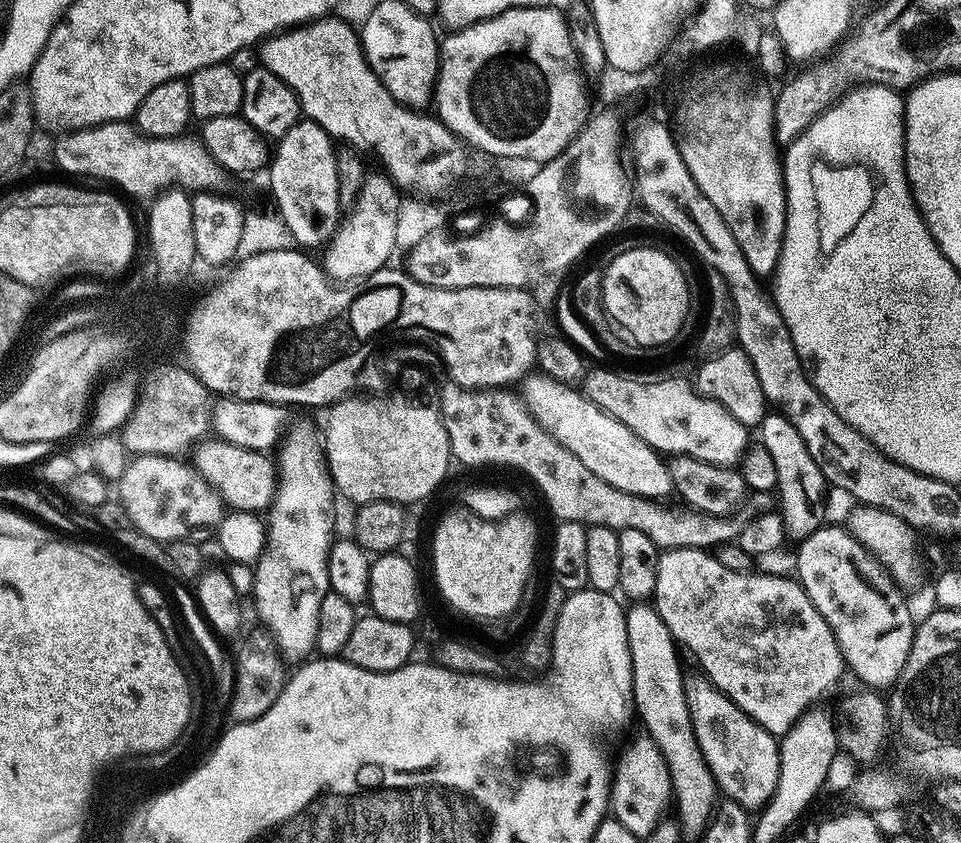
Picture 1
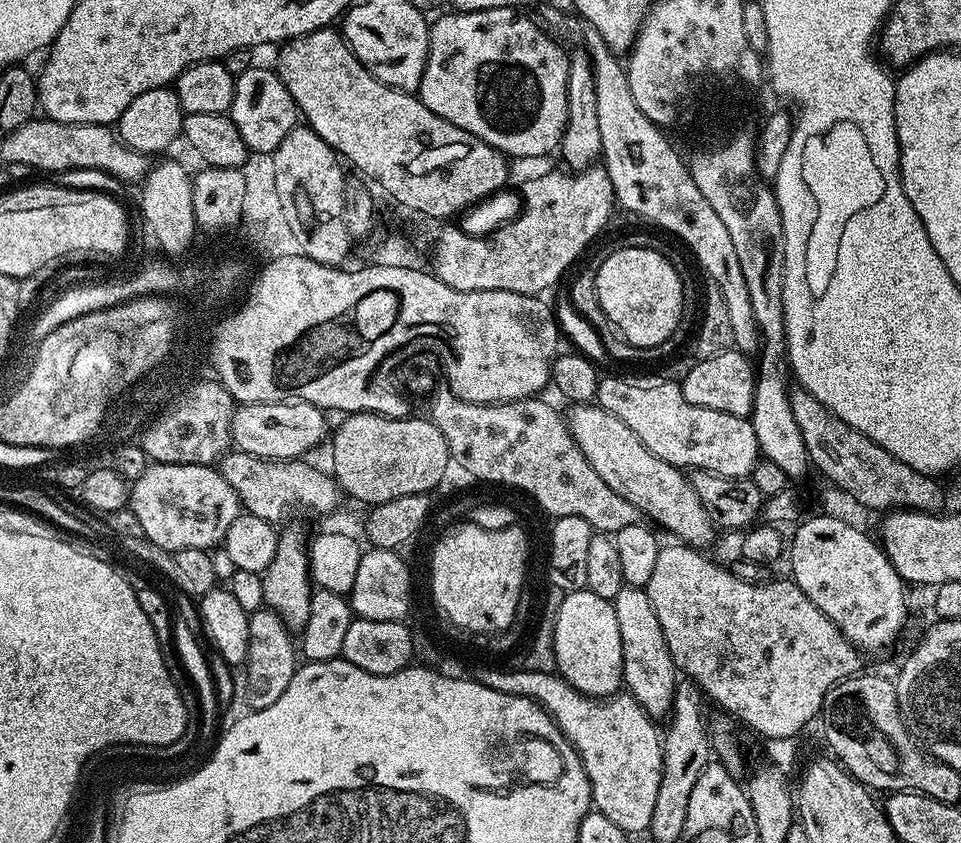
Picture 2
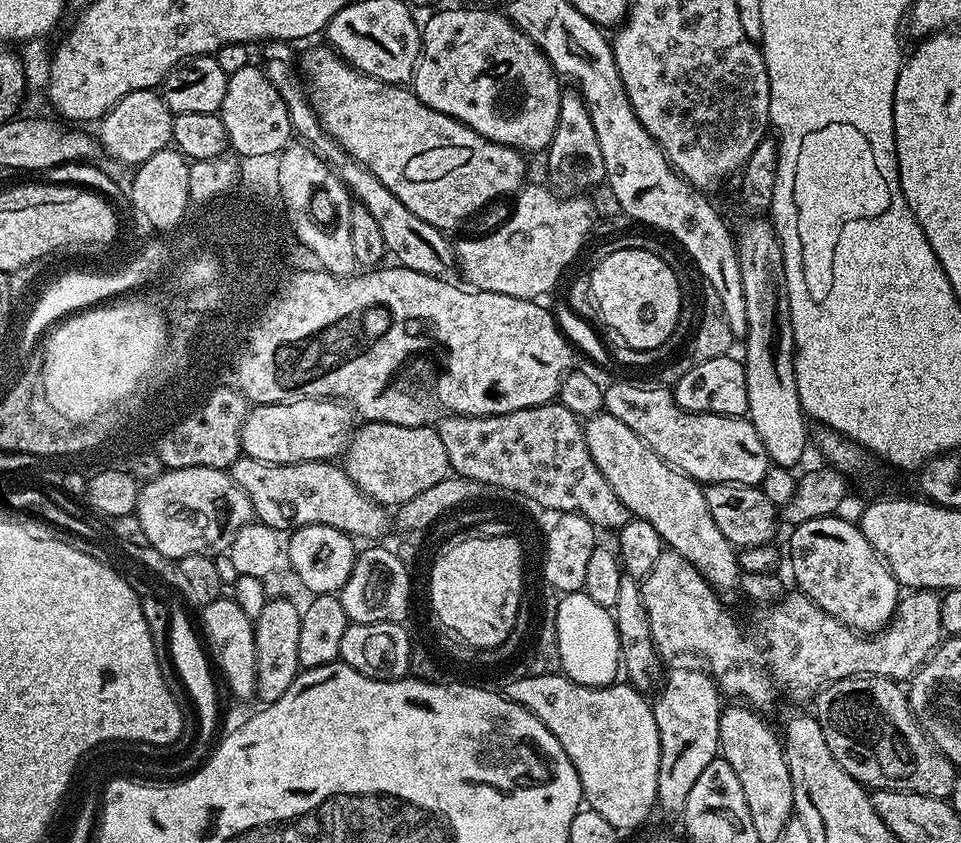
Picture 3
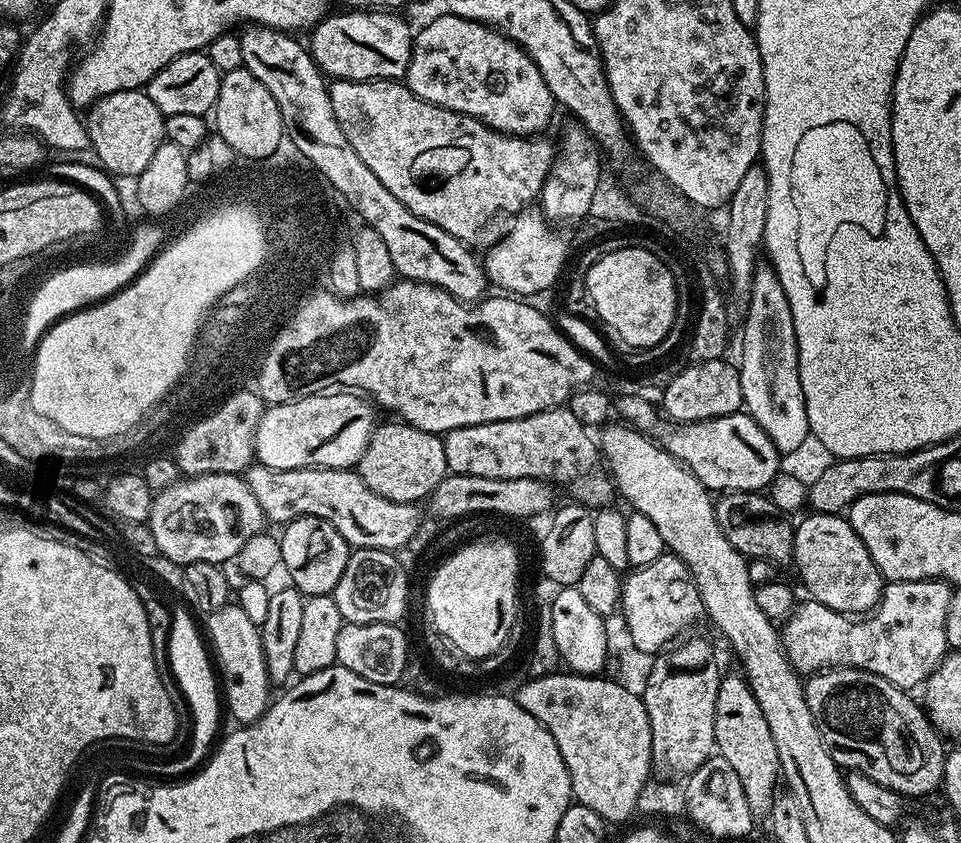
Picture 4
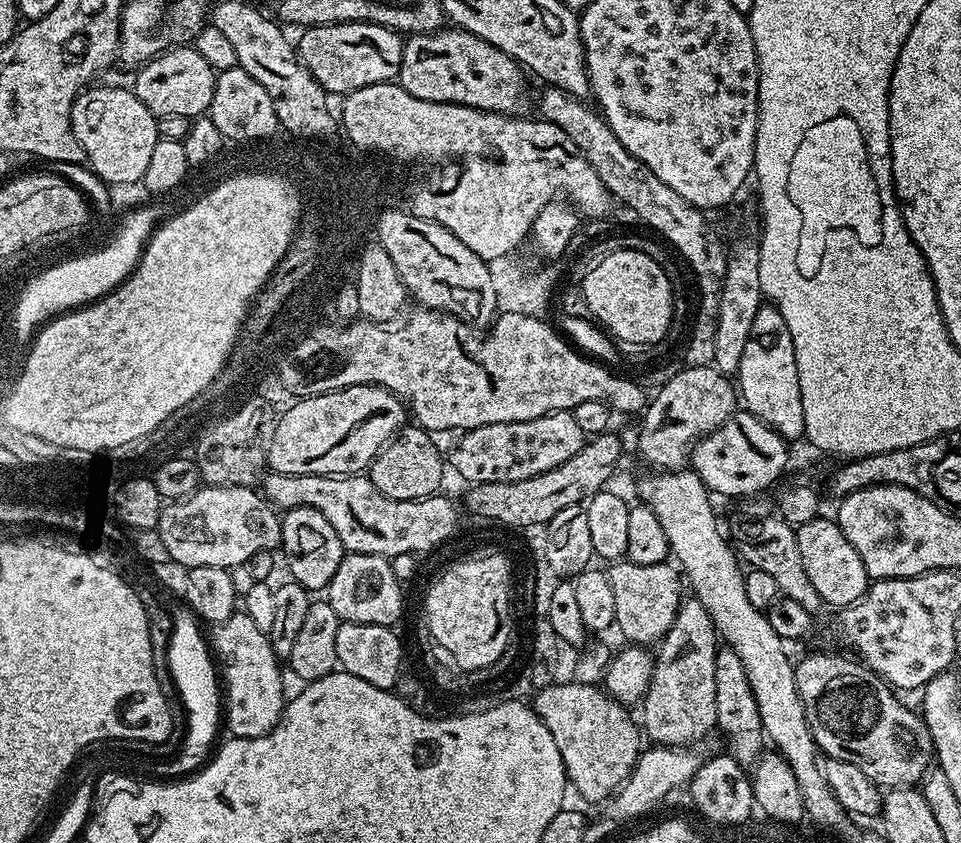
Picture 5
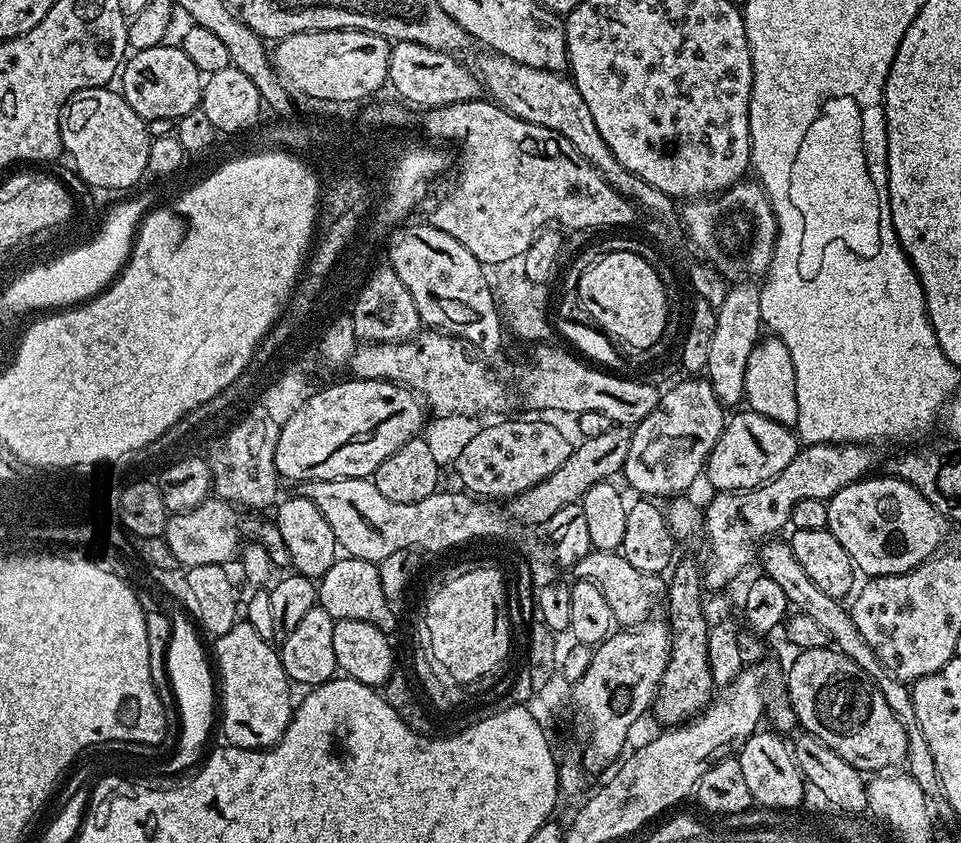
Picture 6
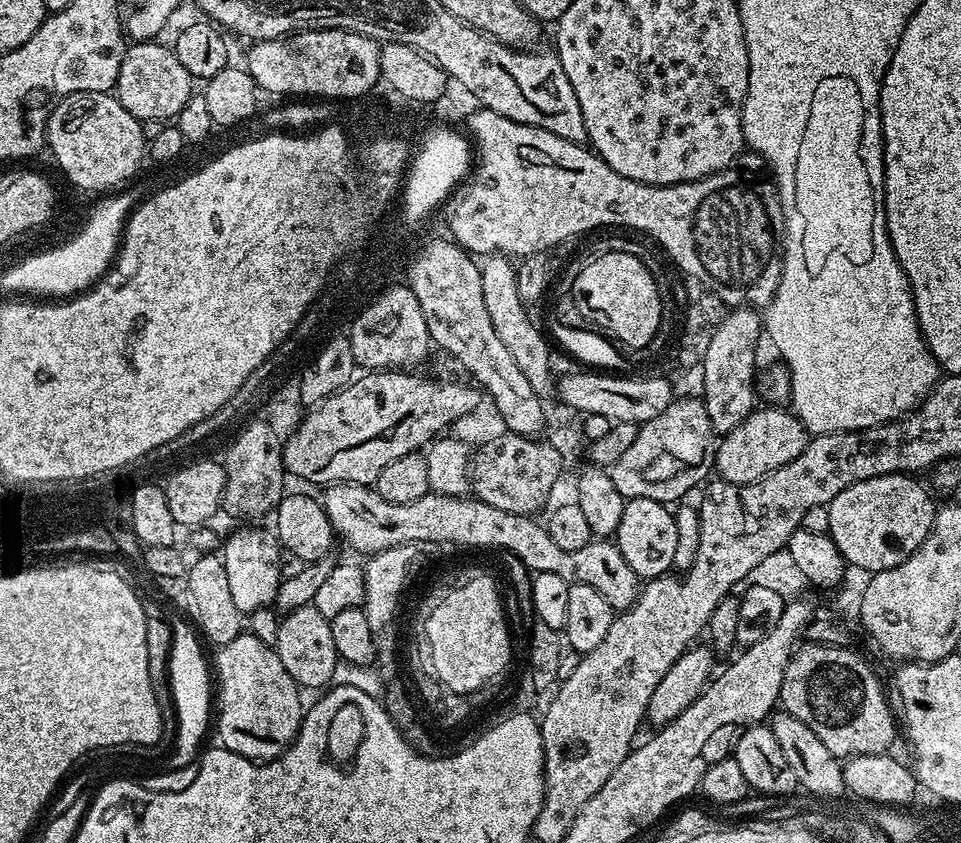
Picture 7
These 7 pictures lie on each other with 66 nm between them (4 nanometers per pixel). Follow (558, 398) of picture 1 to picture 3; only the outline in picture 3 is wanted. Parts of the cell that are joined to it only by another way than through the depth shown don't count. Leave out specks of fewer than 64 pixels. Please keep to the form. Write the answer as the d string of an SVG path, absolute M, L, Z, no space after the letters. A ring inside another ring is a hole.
M601 410L596 415L587 417L583 425L584 441L590 450L590 458L594 458L598 470L602 470L606 482L610 482L611 489L621 499L622 506L626 506L635 519L650 522L650 526L658 530L665 545L671 551L682 554L686 562L693 564L717 593L725 594L724 592L730 591L731 588L735 589L742 575L737 560L738 552L723 536L722 531L718 530L718 525L714 522L713 515L710 514L710 507L706 504L705 489L684 472L671 468L665 460L658 458L658 454L654 454L654 450L650 450L650 446L646 446L646 442L642 442L642 438L638 438L634 430L630 430L630 426L618 422L618 418L614 418L609 412Z

